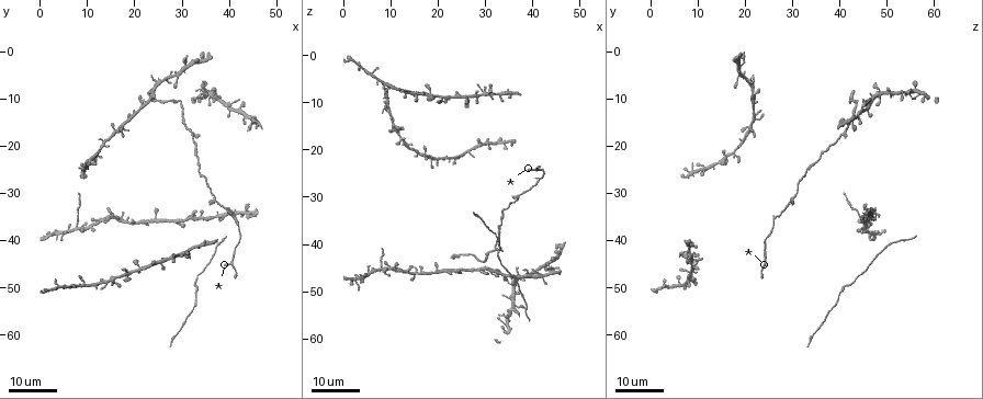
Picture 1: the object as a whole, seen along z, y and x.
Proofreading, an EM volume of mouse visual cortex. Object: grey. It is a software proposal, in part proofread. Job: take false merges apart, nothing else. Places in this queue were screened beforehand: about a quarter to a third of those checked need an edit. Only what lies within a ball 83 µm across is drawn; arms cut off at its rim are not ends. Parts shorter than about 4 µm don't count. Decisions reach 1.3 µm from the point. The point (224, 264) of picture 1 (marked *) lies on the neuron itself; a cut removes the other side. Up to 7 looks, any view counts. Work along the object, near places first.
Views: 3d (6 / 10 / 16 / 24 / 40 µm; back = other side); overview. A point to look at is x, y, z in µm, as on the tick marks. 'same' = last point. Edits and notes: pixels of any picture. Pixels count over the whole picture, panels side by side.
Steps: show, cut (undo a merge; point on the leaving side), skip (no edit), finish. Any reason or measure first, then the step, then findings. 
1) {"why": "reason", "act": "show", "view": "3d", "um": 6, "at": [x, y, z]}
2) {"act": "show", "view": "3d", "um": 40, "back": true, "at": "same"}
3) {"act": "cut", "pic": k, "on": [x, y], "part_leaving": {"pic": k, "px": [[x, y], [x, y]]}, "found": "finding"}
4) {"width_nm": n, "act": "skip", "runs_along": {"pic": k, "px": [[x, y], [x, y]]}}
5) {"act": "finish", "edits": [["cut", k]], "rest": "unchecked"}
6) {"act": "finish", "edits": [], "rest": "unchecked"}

{"why": "thin arm on a thick one", "act": "show", "view": "3d", "um": 24, "at": [38.0, 35.0, 46.5]}

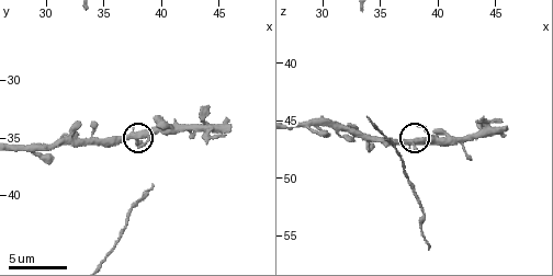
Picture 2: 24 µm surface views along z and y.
{"act": "show", "view": "3d", "um": 6, "at": [38.0, 35.4, 46.8]}

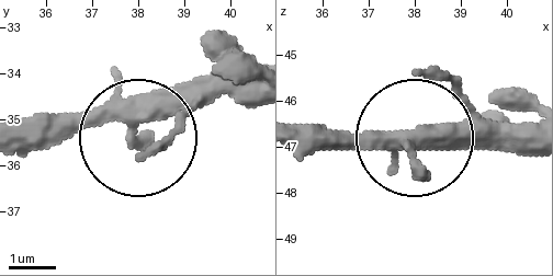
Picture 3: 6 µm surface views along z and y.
{"arms": 3, "act": "skip", "found": "all the same neuron"}

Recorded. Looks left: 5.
{"why": "thin arm on a thick one", "act": "show", "view": "3d", "um": 16, "at": [7.5, 36.5, 45.5]}

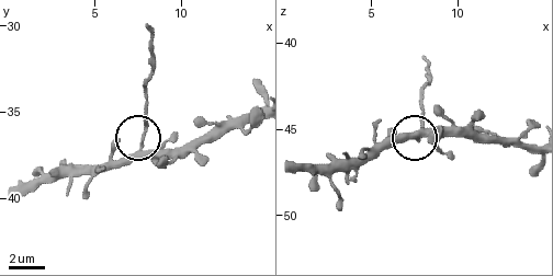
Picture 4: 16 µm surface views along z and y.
{"act": "show", "view": "3d", "um": 10, "at": "same"}

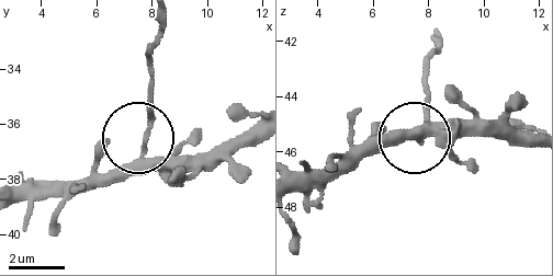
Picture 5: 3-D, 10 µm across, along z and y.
{"side_arm_um": 9, "act": "cut", "pic": 5, "on": [151, 93], "part_leaving": {"pic": 5, "px": [[146, 124], [154, 70], [146, 54], [160, 21]]}, "found": "two neurons meet here"}

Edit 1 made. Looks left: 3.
{"why": "three arms meet", "act": "show", "view": "3d", "um": 24, "at": [19.0, 15.0, 21.5]}

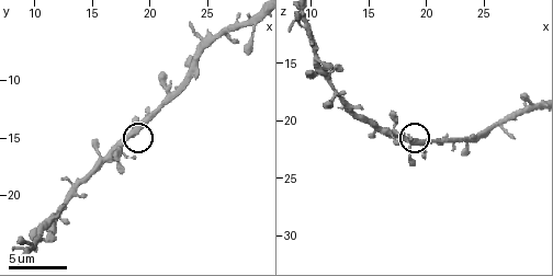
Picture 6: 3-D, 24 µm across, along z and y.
{"act": "show", "view": "3d", "um": 6, "at": "same"}

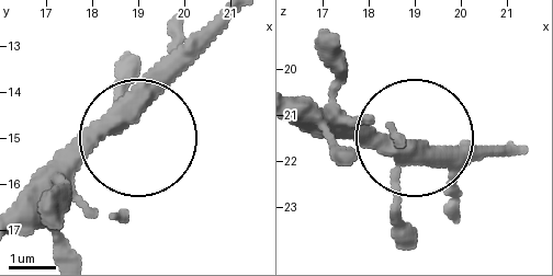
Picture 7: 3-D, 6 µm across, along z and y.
{"width_nm": 340, "act": "skip", "found": "one neuron here"}

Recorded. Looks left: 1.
{"act": "finish", "edits": [["cut", 5]], "rest": "unchecked"}

